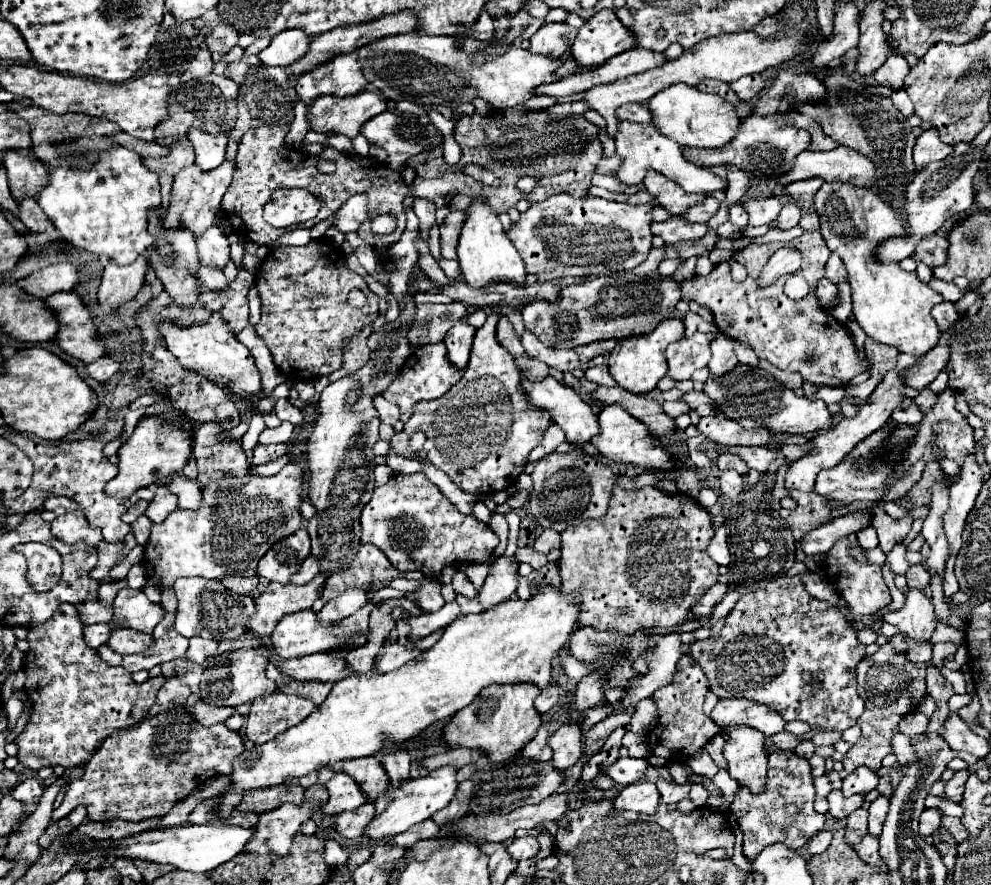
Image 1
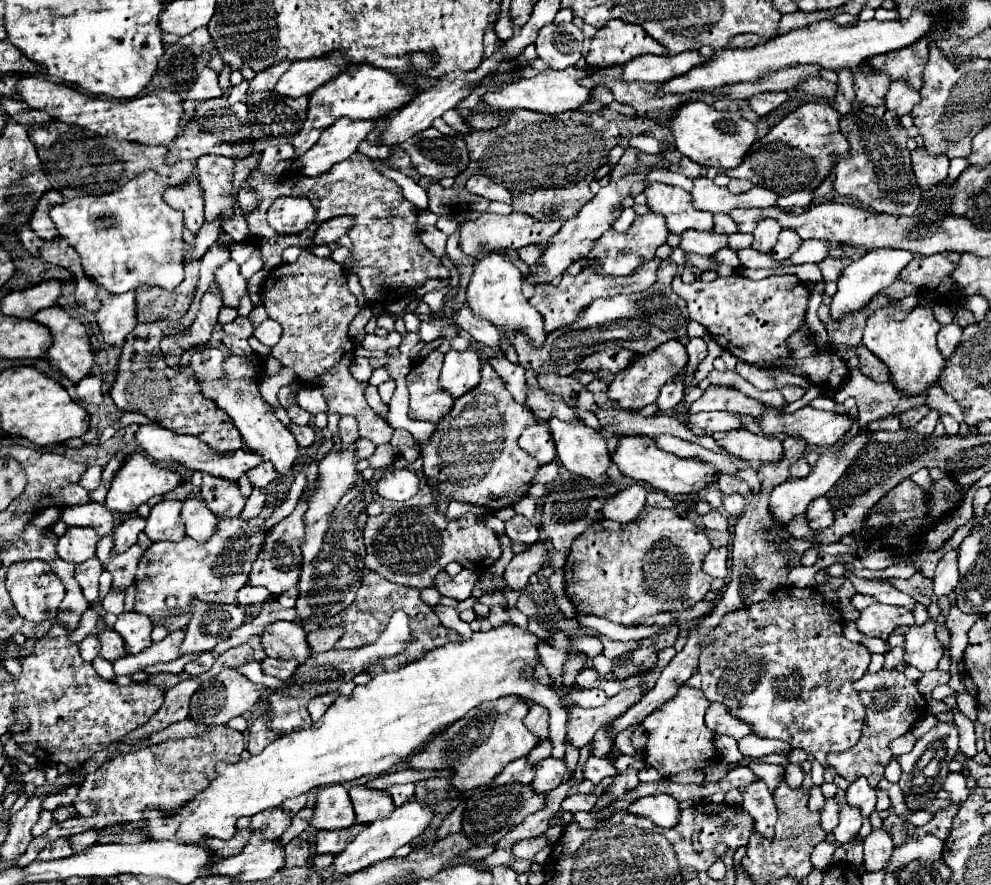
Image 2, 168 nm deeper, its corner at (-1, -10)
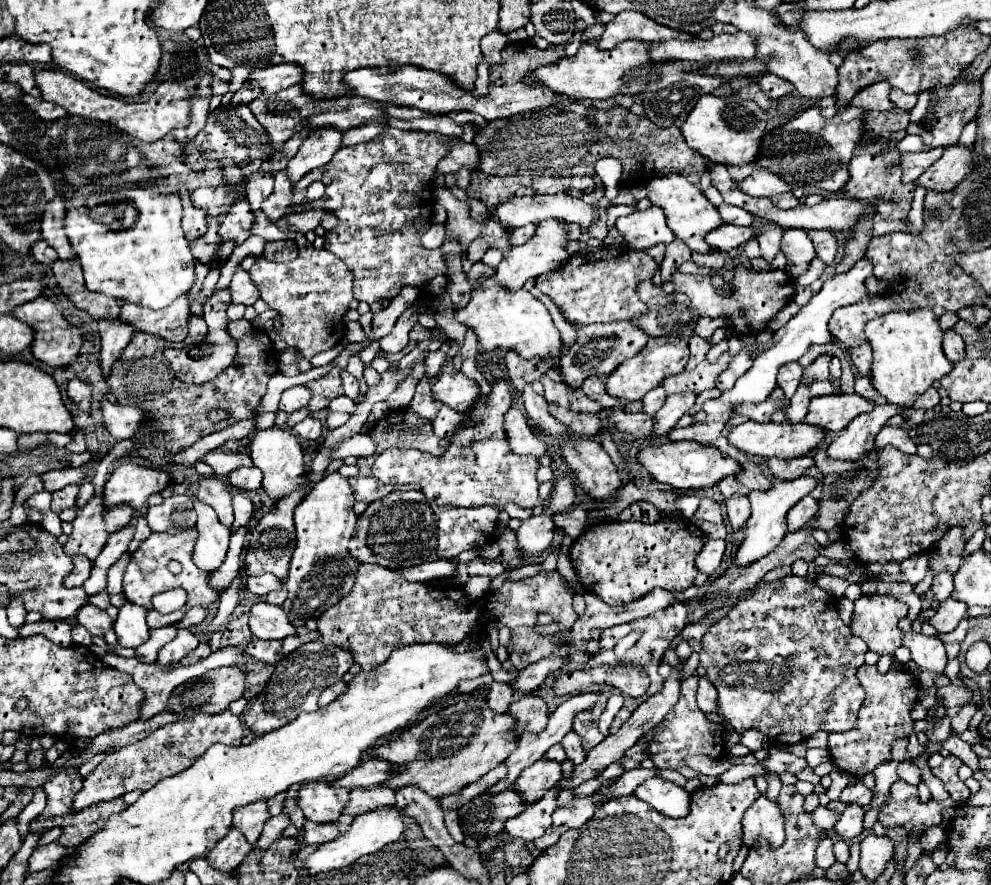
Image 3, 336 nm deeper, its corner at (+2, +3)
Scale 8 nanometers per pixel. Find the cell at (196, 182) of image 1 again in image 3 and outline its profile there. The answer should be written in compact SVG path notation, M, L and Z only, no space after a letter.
M182 294L164 310L140 310L132 302L122 302L120 320L134 324L138 330L156 334L170 342L182 342L188 334L188 298Z

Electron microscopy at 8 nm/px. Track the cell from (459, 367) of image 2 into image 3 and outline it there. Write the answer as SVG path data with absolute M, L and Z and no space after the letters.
M448 358L440 368L436 382L432 384L432 394L436 400L448 404L452 410L464 412L478 400L480 386L464 376L460 370L456 370L454 360Z

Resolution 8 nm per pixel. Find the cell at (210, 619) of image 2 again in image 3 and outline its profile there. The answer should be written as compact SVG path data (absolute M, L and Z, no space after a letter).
M178 630L176 638L170 640L168 644L164 644L158 652L158 664L168 666L168 664L176 664L180 662L180 658L184 658L192 648L196 648L196 634L190 630Z

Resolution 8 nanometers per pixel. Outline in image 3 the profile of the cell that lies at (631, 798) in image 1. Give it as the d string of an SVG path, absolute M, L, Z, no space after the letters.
M650 778L648 782L642 782L642 786L636 788L634 796L648 802L654 810L662 812L664 816L682 818L688 814L690 794L670 780Z

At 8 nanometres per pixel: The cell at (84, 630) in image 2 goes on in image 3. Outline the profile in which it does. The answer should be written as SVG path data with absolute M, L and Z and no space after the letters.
M40 620L36 624L24 624L18 630L20 638L28 638L34 634L44 634L48 640L52 640L58 646L70 646L72 644L72 626L64 622L54 622L54 620Z

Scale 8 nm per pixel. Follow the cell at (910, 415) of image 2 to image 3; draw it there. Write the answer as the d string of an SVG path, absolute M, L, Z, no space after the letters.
M930 388L930 390L924 392L922 396L918 396L918 400L914 402L912 408L924 408L924 410L928 410L928 408L934 408L938 402L940 402L940 394L938 394L938 390Z

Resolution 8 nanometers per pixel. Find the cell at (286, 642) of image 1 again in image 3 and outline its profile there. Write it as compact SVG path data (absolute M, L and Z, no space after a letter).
M256 602L252 606L252 610L250 610L250 630L260 640L284 640L286 636L294 636L296 634L294 624L288 620L284 610L280 606L268 604L268 602Z

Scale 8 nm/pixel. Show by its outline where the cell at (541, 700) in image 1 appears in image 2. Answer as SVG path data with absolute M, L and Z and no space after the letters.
M531 705L525 717L525 725L537 739L547 739L549 737L549 711L541 705Z

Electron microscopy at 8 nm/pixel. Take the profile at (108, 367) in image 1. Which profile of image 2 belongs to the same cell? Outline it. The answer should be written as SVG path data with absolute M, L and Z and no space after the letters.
M87 375L77 383L77 397L83 403L91 403L91 405L99 405L103 401L103 393L101 393L101 385L103 381L99 377Z

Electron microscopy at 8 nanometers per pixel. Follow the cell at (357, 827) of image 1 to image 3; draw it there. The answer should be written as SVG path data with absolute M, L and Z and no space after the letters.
M342 814L338 822L328 822L328 824L316 824L306 820L304 824L304 844L324 844L330 840L336 840L338 836L342 836L350 826L352 826L352 816Z

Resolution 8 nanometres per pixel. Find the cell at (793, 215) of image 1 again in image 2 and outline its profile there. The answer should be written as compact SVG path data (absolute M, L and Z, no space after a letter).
M783 229L781 235L779 235L779 241L775 245L775 249L771 251L771 257L777 259L777 261L783 261L783 259L789 259L797 249L801 247L801 241L799 241L799 235L795 231L789 231L789 229Z

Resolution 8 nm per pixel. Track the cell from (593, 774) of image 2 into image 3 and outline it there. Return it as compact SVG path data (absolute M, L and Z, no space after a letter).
M568 732L564 736L564 740L562 740L562 746L566 750L568 760L572 760L574 764L582 764L586 760L586 750L582 748L582 742L580 742L576 732Z

